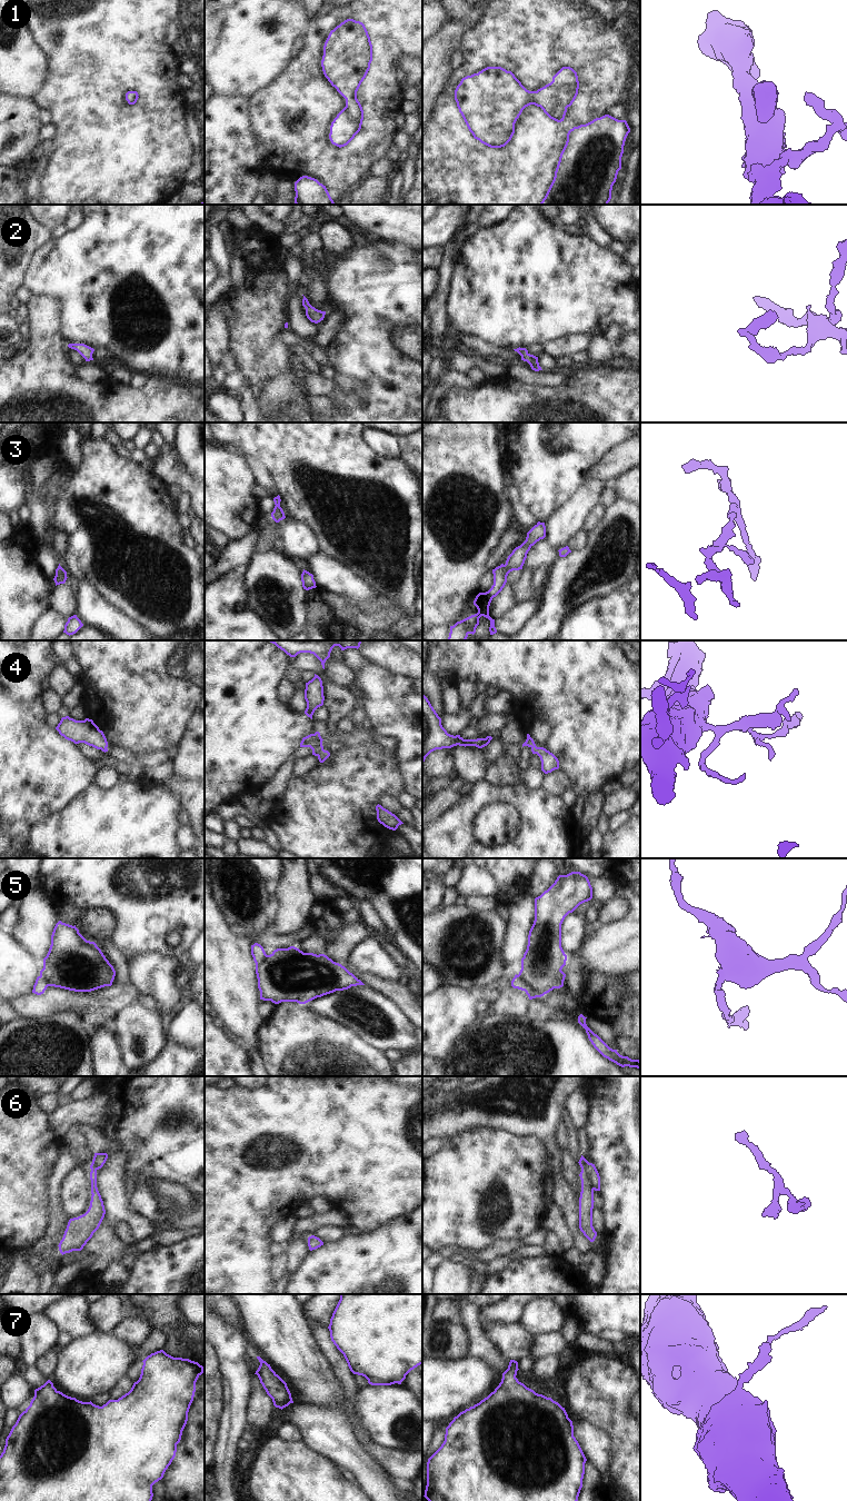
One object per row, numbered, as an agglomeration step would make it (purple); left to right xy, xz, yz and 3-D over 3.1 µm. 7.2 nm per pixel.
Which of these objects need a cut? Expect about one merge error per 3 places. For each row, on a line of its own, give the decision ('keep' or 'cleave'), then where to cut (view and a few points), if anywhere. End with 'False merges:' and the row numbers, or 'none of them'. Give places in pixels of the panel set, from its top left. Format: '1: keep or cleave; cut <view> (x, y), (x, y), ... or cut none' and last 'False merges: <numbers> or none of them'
1: keep; cut none
2: keep; cut none
3: keep; cut none
4: keep; cut none
5: cleave; cut yz (518, 974), (529, 988), (542, 995)
6: cleave; cut yz (581, 1169), (587, 1174), (594, 1189)
7: keep; cut none
False merges: 5, 6

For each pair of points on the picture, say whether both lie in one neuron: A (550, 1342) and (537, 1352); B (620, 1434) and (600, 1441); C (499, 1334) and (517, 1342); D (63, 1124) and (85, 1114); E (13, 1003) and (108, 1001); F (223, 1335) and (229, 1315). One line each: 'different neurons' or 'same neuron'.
A: same neuron
B: different neurons
C: same neuron
D: same neuron
E: same neuron
F: different neurons

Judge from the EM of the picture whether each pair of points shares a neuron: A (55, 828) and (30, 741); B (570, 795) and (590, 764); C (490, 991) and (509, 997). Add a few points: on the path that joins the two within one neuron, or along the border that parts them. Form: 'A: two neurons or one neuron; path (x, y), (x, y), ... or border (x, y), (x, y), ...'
A: two neurons; border (72, 799), (47, 819), (29, 827)
B: two neurons; border (571, 787), (576, 794), (576, 802), (571, 808)
C: two neurons; border (501, 991), (492, 1004)

